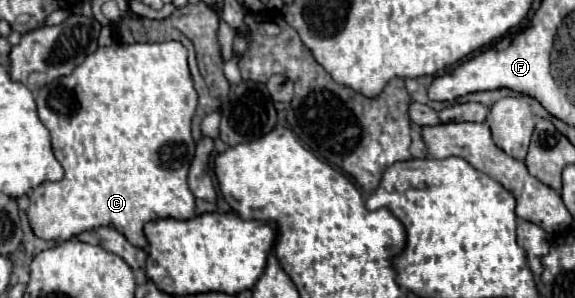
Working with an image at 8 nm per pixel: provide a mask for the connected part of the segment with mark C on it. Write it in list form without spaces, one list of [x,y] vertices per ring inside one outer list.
[[[163,41],[163,43],[133,43],[133,45],[111,45],[111,47],[99,47],[93,55],[89,55],[79,67],[75,67],[75,71],[67,77],[55,79],[53,83],[47,83],[45,87],[39,89],[37,93],[37,111],[39,111],[39,119],[41,123],[49,129],[51,133],[51,145],[53,145],[53,153],[59,159],[61,167],[65,169],[65,177],[57,183],[41,183],[39,187],[35,187],[31,191],[31,205],[27,209],[27,217],[31,223],[33,233],[39,239],[47,239],[47,241],[57,241],[57,239],[71,239],[75,235],[79,235],[81,231],[91,231],[95,227],[101,225],[111,225],[117,231],[121,231],[127,241],[135,247],[145,249],[147,241],[143,235],[143,225],[151,219],[191,219],[195,215],[195,197],[189,191],[187,185],[187,171],[195,153],[195,141],[191,137],[191,117],[195,113],[197,107],[197,93],[193,89],[193,80],[189,67],[187,67],[187,49],[179,43],[179,41]]]

